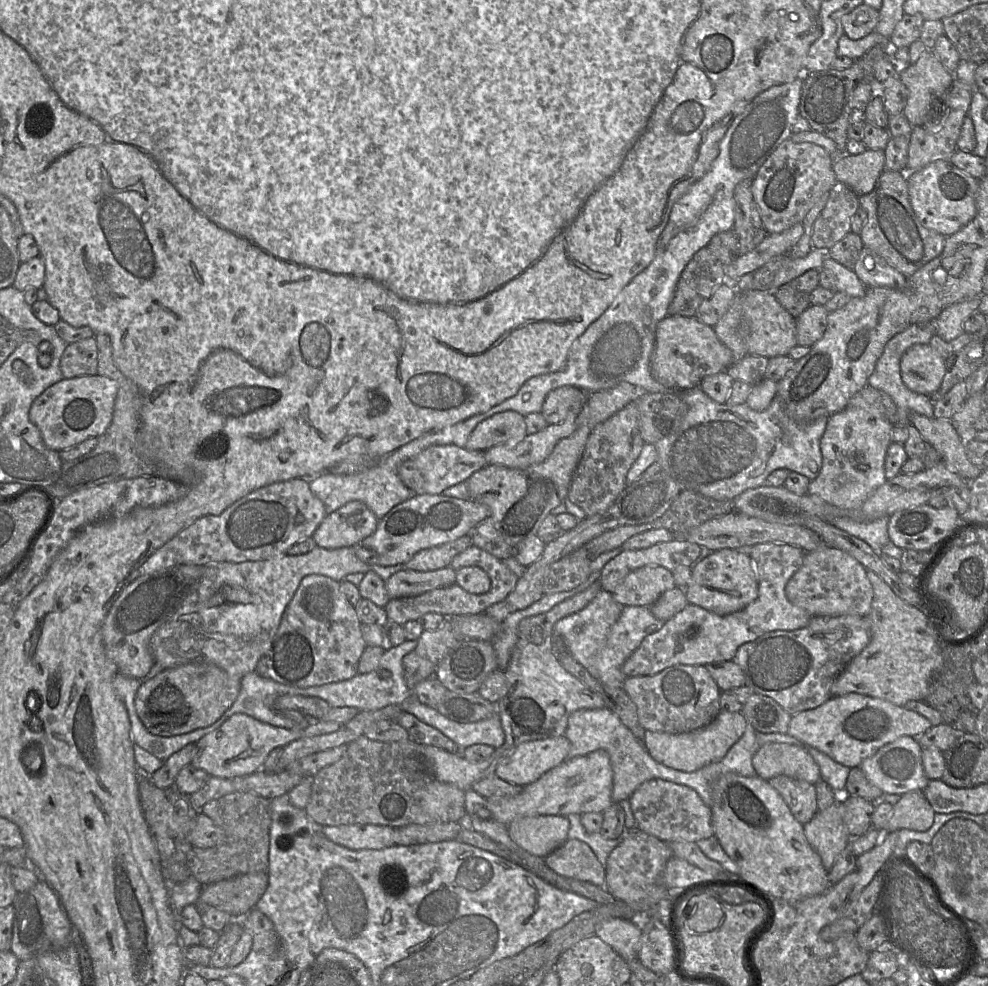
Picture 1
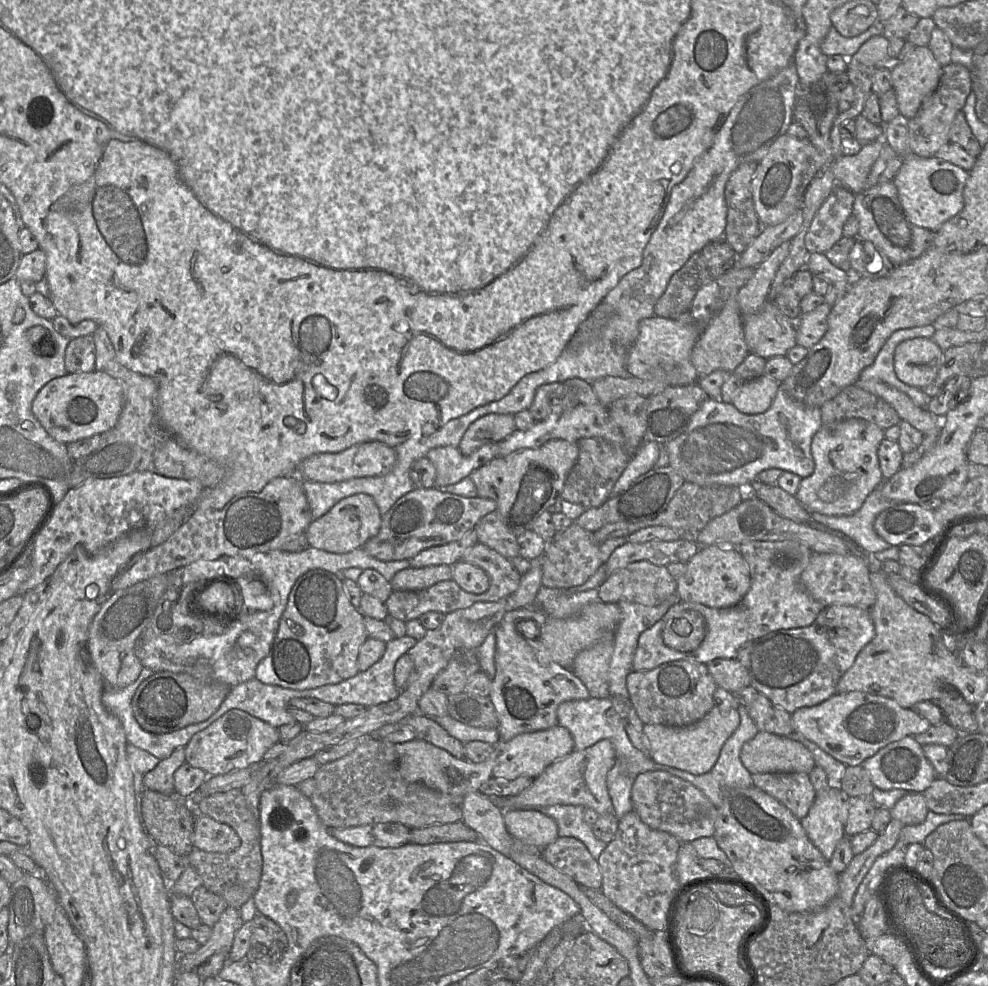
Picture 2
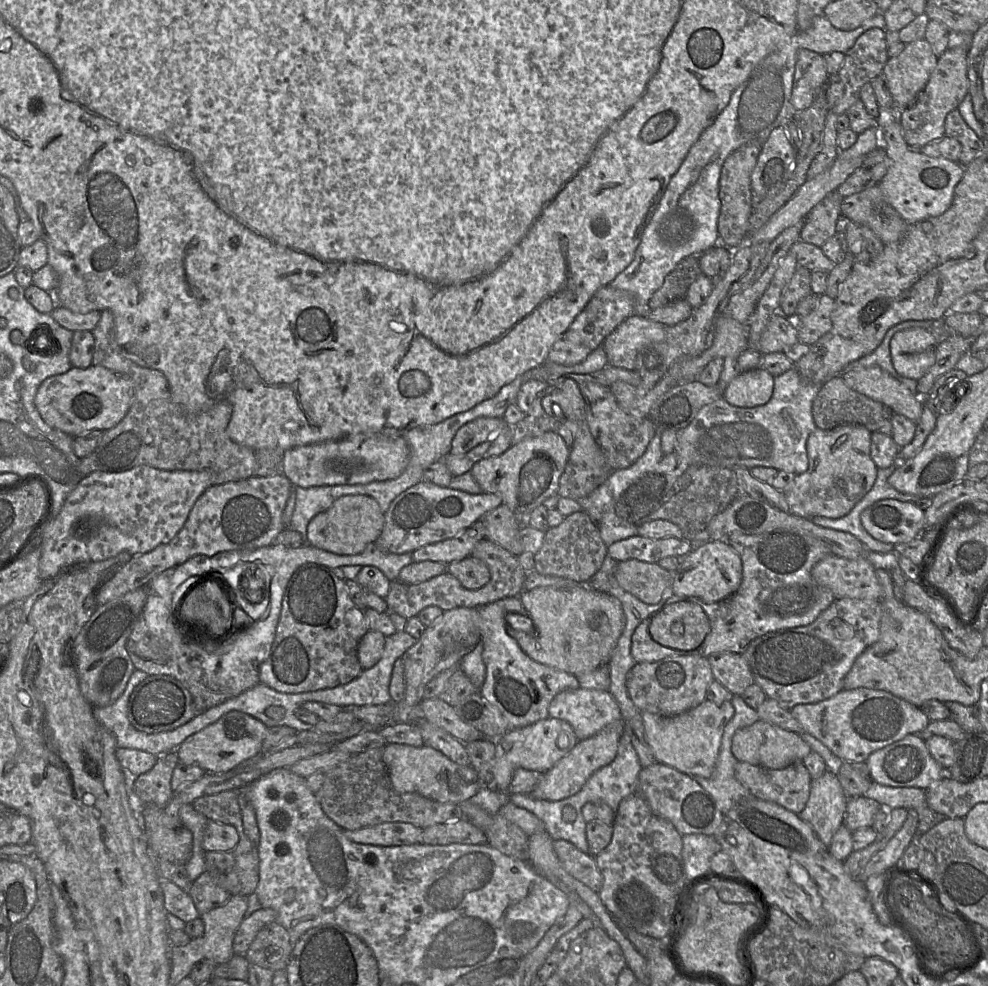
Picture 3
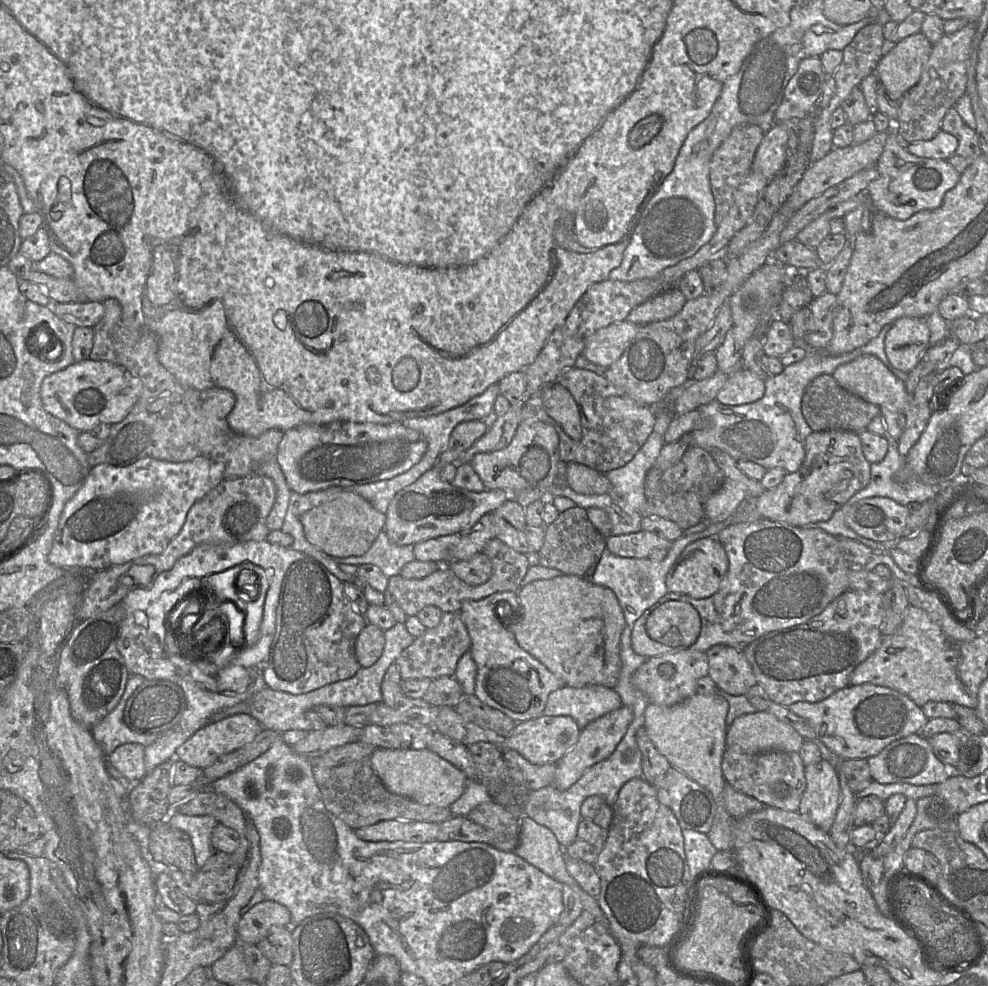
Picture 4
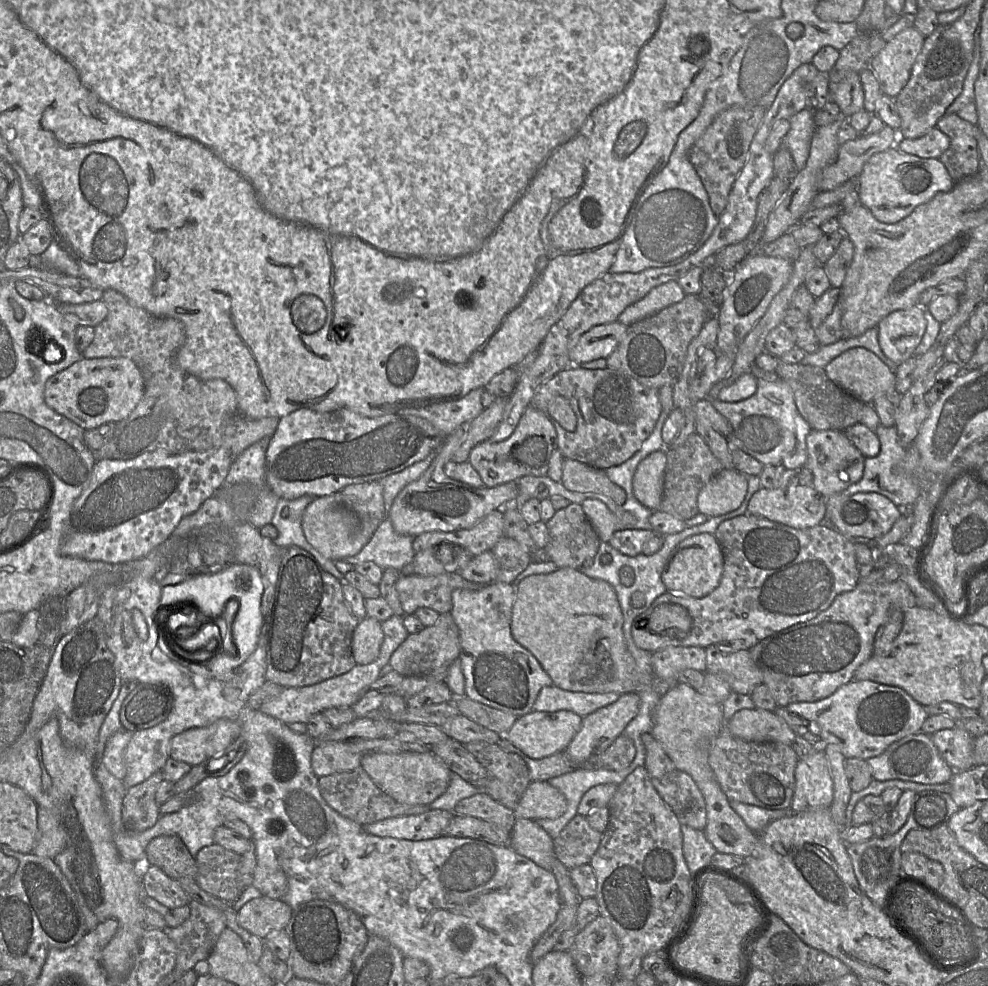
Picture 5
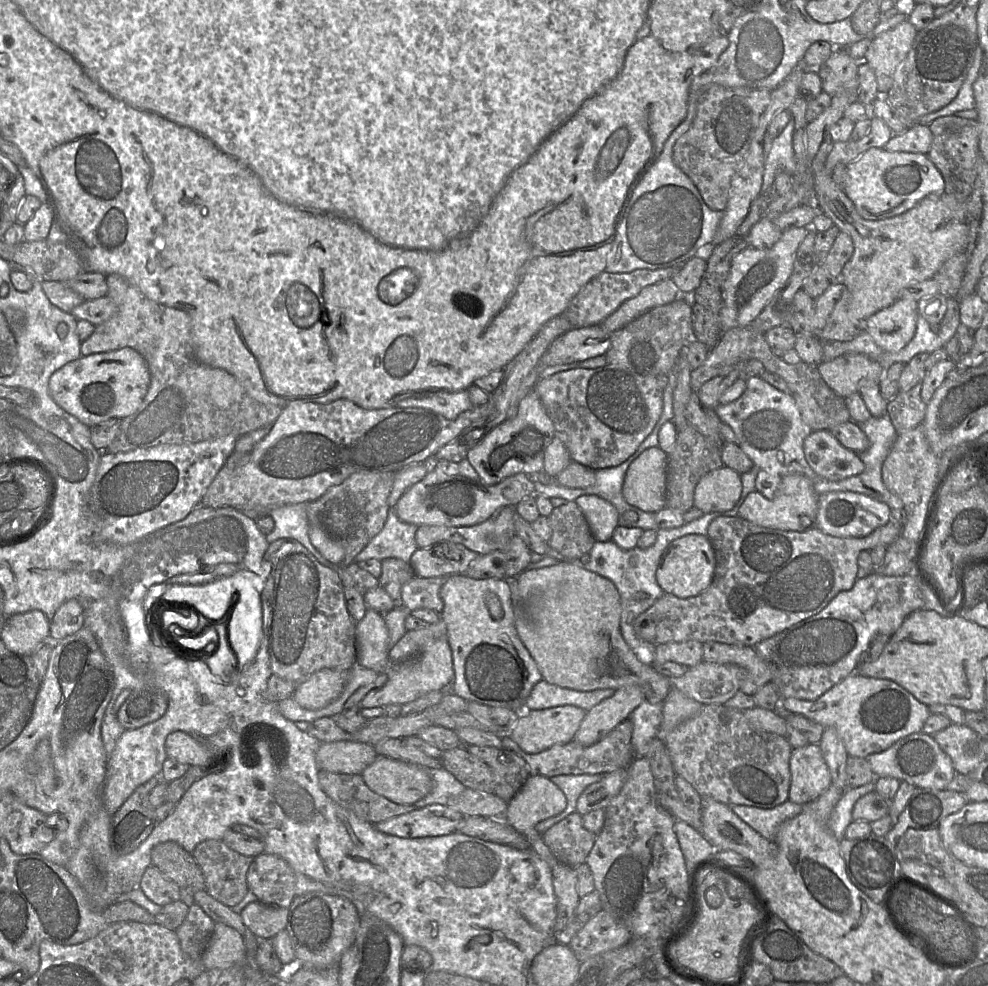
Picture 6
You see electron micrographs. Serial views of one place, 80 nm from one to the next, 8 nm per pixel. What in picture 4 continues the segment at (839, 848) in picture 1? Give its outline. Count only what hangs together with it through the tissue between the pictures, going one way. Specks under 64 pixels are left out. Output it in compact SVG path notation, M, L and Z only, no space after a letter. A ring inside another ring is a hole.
M825 759L805 767L806 789L798 813L826 833L835 821L840 804L840 784L837 771Z

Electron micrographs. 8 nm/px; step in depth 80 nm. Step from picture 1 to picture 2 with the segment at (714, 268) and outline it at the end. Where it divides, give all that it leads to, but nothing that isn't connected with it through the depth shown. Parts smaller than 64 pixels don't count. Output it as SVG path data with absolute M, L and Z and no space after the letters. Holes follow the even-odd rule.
M701 251L692 254L687 262L671 277L663 295L658 299L654 315L676 319L690 311L697 291L714 280L703 259Z

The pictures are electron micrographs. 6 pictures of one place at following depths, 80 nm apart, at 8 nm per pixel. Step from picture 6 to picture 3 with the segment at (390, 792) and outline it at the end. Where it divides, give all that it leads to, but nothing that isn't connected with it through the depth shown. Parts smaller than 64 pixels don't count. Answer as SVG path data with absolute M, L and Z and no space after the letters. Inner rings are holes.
M386 744L383 761L387 767L392 787L401 793L416 792L438 802L461 804L476 795L484 786L471 765L457 764L430 746Z

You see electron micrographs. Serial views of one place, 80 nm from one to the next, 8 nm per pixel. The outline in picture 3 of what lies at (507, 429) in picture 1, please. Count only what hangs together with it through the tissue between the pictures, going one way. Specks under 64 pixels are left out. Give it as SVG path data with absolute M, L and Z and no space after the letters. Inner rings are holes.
M478 417L458 429L450 449L452 455L463 455L477 445L491 439L510 426L503 417Z

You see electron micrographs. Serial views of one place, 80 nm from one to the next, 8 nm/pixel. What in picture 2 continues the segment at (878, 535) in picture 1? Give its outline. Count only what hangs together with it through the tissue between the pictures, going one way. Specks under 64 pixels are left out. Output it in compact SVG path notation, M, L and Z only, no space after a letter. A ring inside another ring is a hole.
M881 485L874 489L861 508L851 516L829 516L812 513L812 518L831 531L837 532L852 541L865 554L882 552L892 547L874 530L876 517L885 509L895 505L883 497Z

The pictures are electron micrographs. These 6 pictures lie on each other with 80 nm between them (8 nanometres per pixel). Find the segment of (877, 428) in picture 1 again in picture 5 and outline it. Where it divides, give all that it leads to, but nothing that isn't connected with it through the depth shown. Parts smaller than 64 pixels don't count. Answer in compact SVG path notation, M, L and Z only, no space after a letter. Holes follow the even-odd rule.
M812 430L807 436L806 445L805 464L798 469L784 470L776 488L760 488L749 501L747 514L764 517L795 529L809 529L825 519L829 497L842 493L861 480L865 457L843 431Z

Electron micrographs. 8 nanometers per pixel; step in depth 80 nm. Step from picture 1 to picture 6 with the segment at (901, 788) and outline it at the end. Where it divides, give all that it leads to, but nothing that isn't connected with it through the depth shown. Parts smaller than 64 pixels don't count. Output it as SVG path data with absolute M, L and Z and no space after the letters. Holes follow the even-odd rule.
M923 731L905 736L886 750L870 754L865 759L875 777L893 777L919 788L945 790L956 772L950 757L940 748L932 735Z

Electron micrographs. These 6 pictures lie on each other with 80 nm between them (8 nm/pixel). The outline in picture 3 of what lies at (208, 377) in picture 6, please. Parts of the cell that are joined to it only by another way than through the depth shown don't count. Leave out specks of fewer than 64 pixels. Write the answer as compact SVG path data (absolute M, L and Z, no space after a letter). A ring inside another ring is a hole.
M110 310L100 312L101 317L94 330L93 365L103 366L112 372L130 379L134 385L135 397L125 417L115 427L103 432L96 449L81 459L80 473L83 477L97 472L122 472L135 466L147 465L165 471L208 471L213 485L235 482L254 476L267 476L280 470L281 456L270 450L255 450L238 444L227 435L226 428L231 418L233 406L226 400L216 402L211 408L189 413L178 406L172 399L168 380L165 375L155 369L145 368L130 360L116 341L114 316Z

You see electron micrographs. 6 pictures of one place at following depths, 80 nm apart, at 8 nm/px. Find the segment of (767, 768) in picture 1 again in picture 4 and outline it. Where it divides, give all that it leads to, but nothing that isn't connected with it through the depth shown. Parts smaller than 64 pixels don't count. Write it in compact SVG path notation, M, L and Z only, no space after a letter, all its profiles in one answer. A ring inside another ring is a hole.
M767 711L741 715L727 728L726 746L738 746L747 754L766 751L799 752L805 739L791 726Z

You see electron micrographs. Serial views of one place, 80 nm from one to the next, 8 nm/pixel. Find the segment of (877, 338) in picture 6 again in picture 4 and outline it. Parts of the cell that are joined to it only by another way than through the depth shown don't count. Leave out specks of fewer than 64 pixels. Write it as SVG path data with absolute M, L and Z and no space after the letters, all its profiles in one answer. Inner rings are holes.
M899 318L885 336L886 356L894 368L909 373L930 348L929 338L930 331L924 319Z

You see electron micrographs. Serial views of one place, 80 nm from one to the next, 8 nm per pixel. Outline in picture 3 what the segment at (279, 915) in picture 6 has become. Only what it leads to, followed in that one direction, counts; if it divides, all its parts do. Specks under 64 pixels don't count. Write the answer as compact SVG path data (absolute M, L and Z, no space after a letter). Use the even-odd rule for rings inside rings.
M263 907L253 912L250 916L245 917L234 936L234 954L246 954L257 933L267 924L276 922L276 919L277 914L273 909Z

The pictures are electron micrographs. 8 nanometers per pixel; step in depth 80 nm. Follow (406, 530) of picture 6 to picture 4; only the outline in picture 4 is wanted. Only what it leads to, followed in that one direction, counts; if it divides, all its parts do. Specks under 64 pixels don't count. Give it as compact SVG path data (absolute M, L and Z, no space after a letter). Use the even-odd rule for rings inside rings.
M384 528L366 553L359 556L333 557L337 565L378 566L387 578L400 575L403 566L415 559L414 545L399 546L391 542Z

